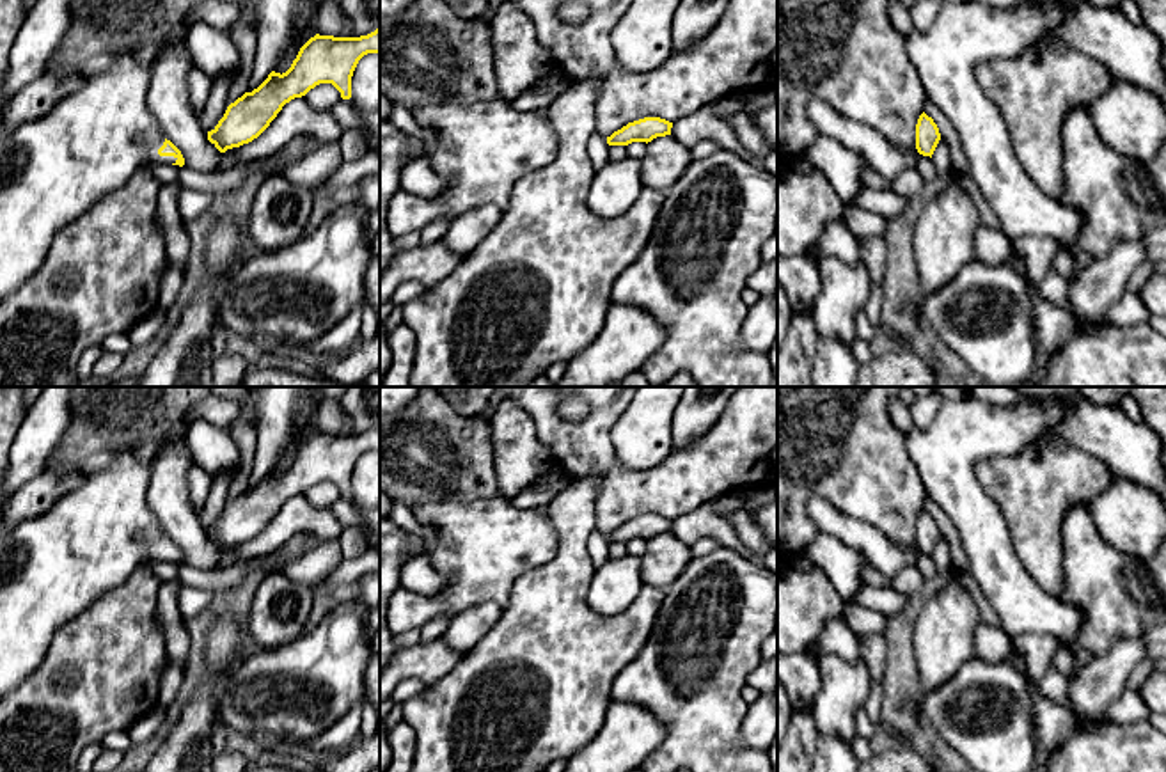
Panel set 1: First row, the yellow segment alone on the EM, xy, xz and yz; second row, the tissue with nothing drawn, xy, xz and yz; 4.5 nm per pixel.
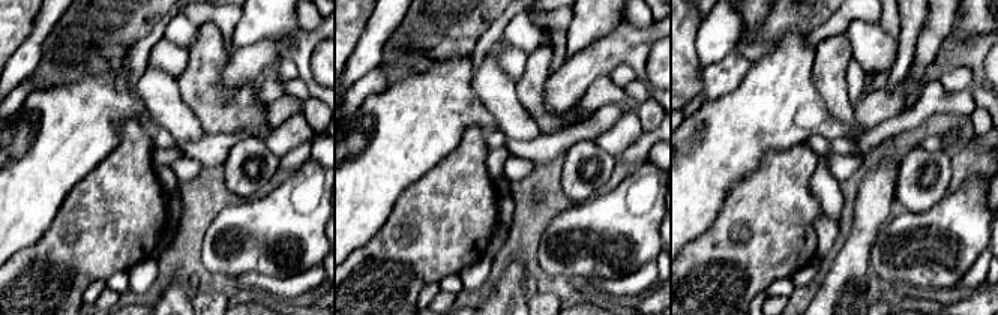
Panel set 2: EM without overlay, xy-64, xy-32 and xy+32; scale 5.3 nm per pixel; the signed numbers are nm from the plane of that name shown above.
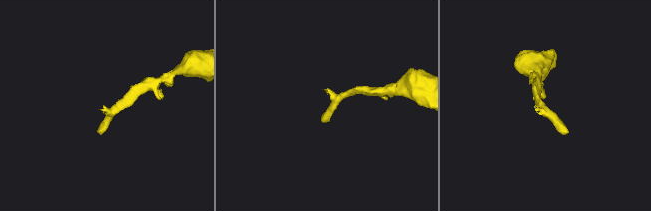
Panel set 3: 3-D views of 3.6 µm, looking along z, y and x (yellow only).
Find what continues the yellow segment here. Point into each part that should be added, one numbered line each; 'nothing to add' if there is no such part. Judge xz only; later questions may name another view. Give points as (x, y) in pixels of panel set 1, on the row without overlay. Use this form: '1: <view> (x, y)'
nothing to add

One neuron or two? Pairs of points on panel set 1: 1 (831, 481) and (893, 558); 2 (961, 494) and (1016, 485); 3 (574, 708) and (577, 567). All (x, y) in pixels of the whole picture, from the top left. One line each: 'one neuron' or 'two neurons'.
1: two neurons
2: two neurons
3: one neuron

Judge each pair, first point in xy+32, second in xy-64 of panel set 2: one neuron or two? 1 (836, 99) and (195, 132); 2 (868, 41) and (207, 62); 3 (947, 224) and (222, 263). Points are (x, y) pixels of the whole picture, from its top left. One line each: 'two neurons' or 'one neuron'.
1: one neuron
2: two neurons
3: one neuron

